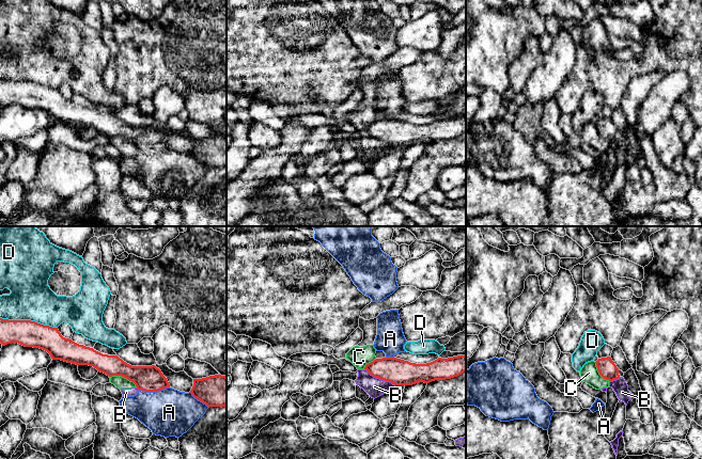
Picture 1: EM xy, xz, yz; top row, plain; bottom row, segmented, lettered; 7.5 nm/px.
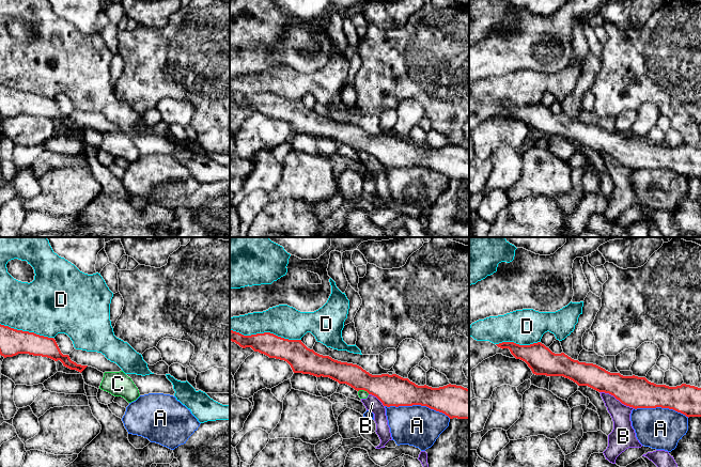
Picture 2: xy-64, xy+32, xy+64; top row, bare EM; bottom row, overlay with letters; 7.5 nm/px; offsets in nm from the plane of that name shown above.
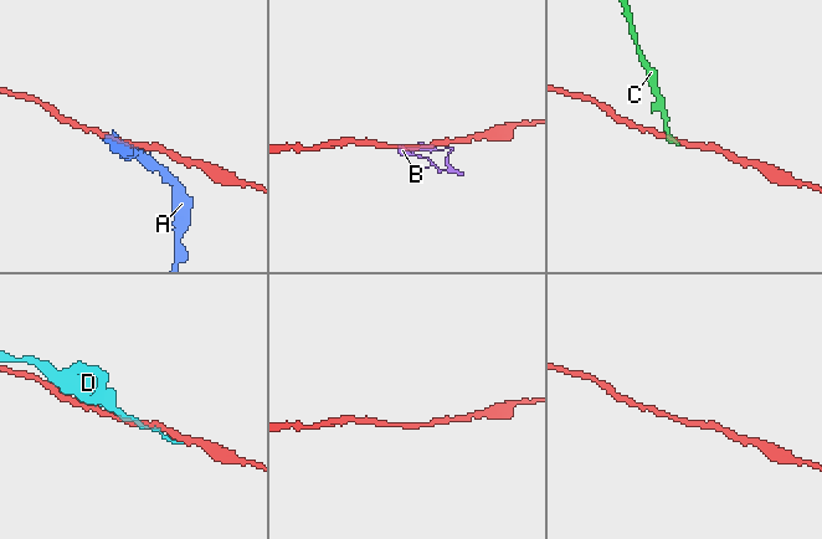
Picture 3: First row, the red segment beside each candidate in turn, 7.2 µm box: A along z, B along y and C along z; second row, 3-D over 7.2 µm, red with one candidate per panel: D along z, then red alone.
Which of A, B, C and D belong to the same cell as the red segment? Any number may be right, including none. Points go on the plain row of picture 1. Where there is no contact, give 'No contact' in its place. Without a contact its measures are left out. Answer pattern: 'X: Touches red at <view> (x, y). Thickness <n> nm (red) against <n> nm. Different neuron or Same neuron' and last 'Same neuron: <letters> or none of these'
A: Touches red at xy (154, 152). Thickness 190 nm (red) against 360 nm. Different neuron
B: Touches red at xz (379, 139). Thickness 200 nm (red) against 140 nm. Different neuron
C: Touches red at xy (123, 137). Thickness 190 nm (red) against 90 nm. Different neuron
D: Touches red at xy (29, 81). Thickness 200 nm (red) against 320 nm. Different neuron
Same neuron: none of these

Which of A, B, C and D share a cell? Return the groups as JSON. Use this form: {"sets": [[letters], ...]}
{"sets": [["A"], ["B", "C"], ["D"]]}

